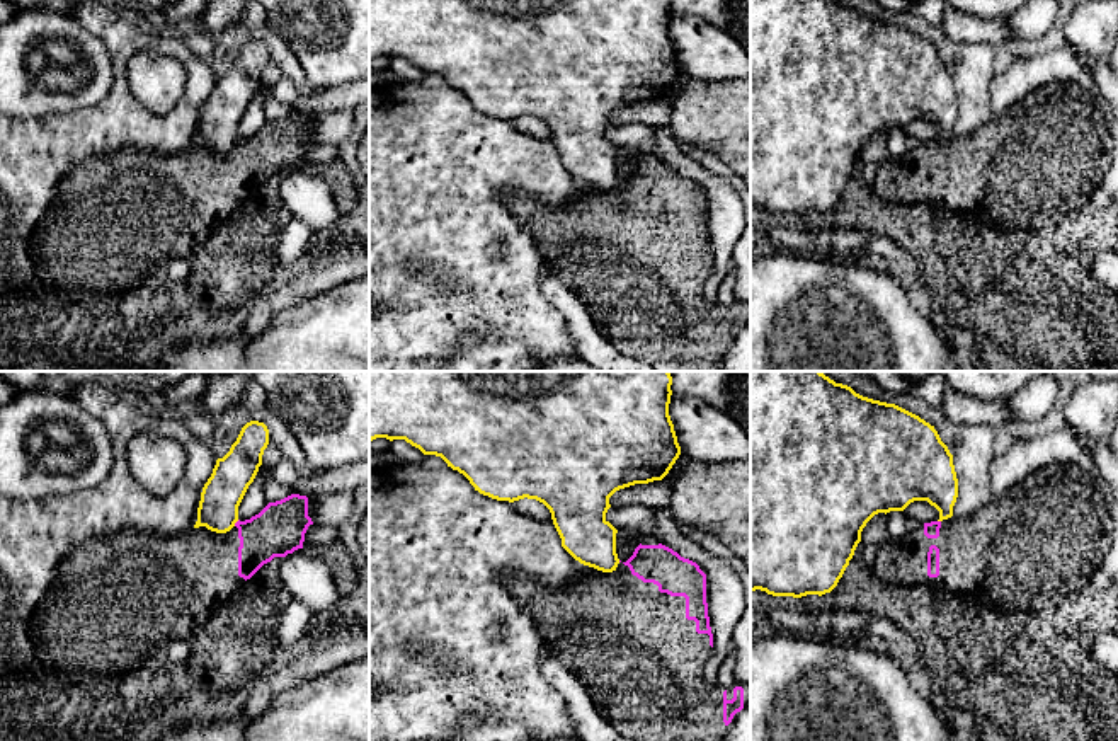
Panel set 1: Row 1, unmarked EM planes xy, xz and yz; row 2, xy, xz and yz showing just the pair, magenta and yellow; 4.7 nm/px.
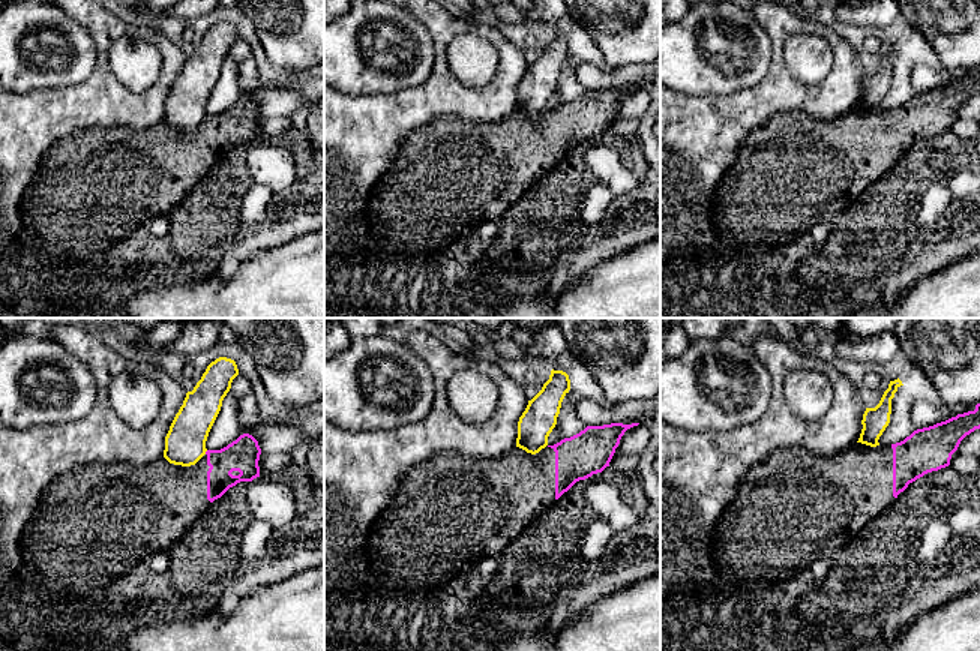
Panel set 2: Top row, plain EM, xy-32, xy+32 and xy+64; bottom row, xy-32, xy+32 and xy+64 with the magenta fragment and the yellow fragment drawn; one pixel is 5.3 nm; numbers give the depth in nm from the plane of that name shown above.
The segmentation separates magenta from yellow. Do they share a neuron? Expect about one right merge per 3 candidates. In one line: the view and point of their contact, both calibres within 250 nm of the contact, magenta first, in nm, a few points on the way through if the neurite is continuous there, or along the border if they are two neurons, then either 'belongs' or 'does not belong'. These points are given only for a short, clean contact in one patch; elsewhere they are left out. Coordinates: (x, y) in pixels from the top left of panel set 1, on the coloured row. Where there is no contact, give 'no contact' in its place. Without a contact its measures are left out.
meets magenta in xy at (235, 523); 240 nm thick on the magenta side, 190 nm on the other; border along xy (239, 520), (233, 525); does not belong

